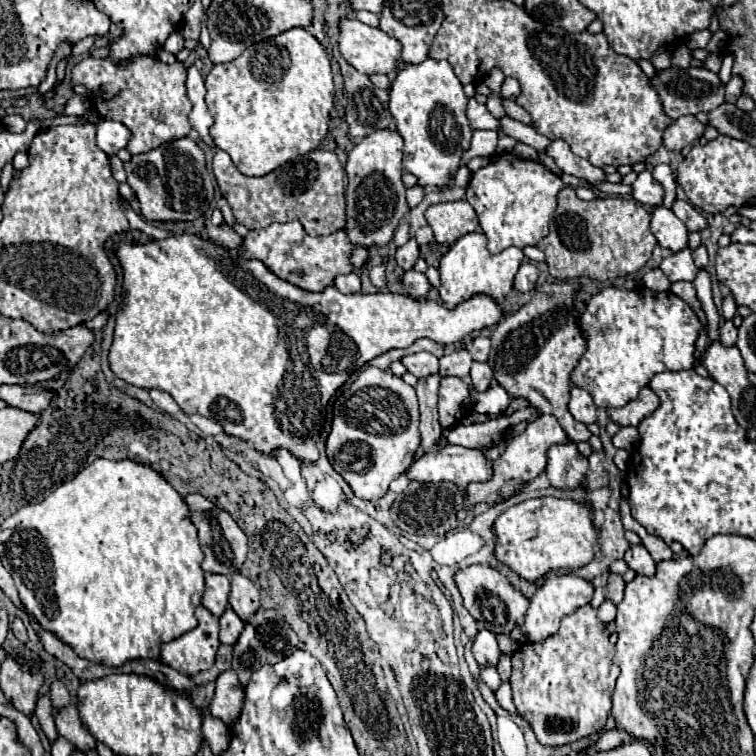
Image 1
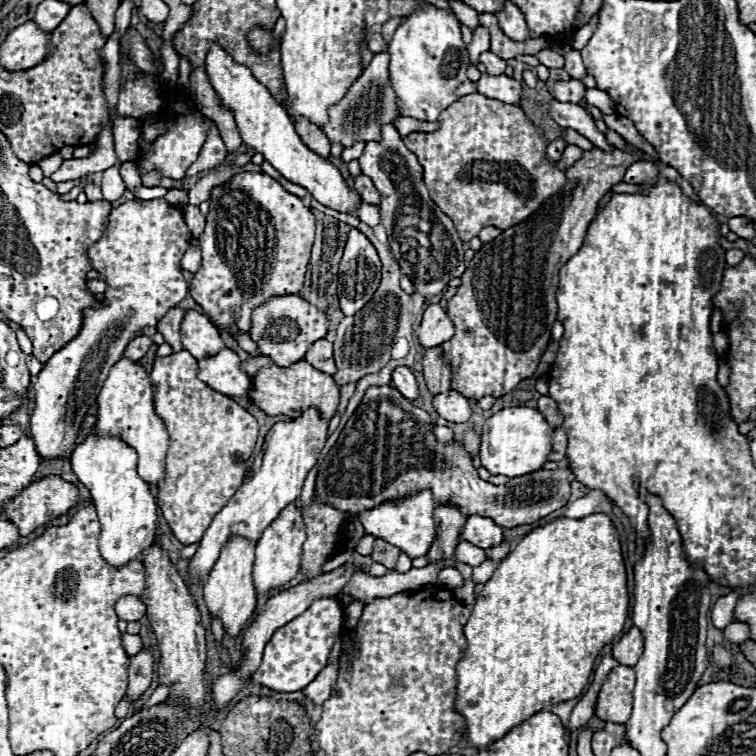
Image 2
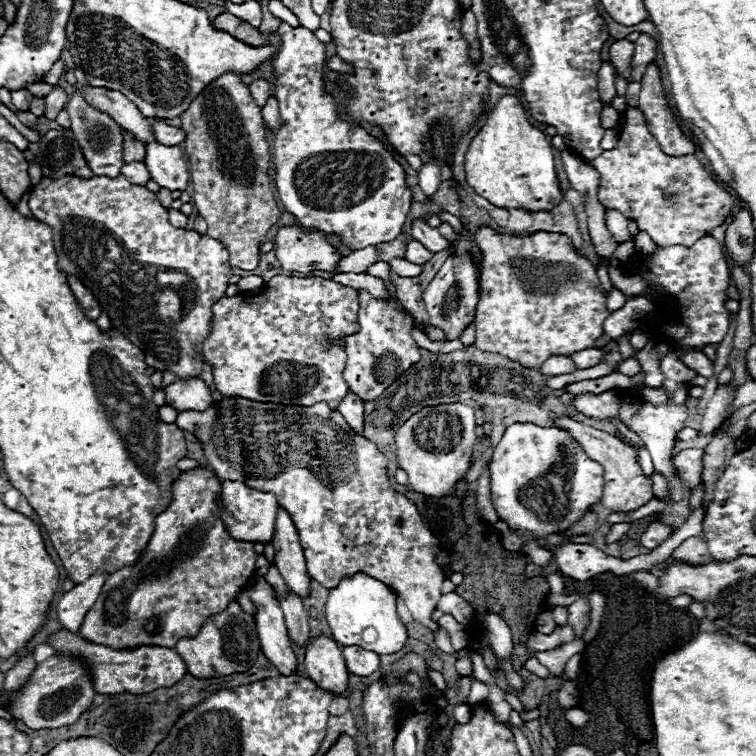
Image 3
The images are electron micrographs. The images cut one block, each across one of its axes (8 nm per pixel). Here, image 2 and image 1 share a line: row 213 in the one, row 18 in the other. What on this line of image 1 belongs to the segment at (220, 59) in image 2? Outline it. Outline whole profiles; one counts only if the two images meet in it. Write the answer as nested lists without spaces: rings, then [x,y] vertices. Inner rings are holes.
[[[342,18],[338,24],[338,48],[342,58],[364,74],[390,74],[400,60],[400,42],[380,28],[362,24],[356,18]]]

